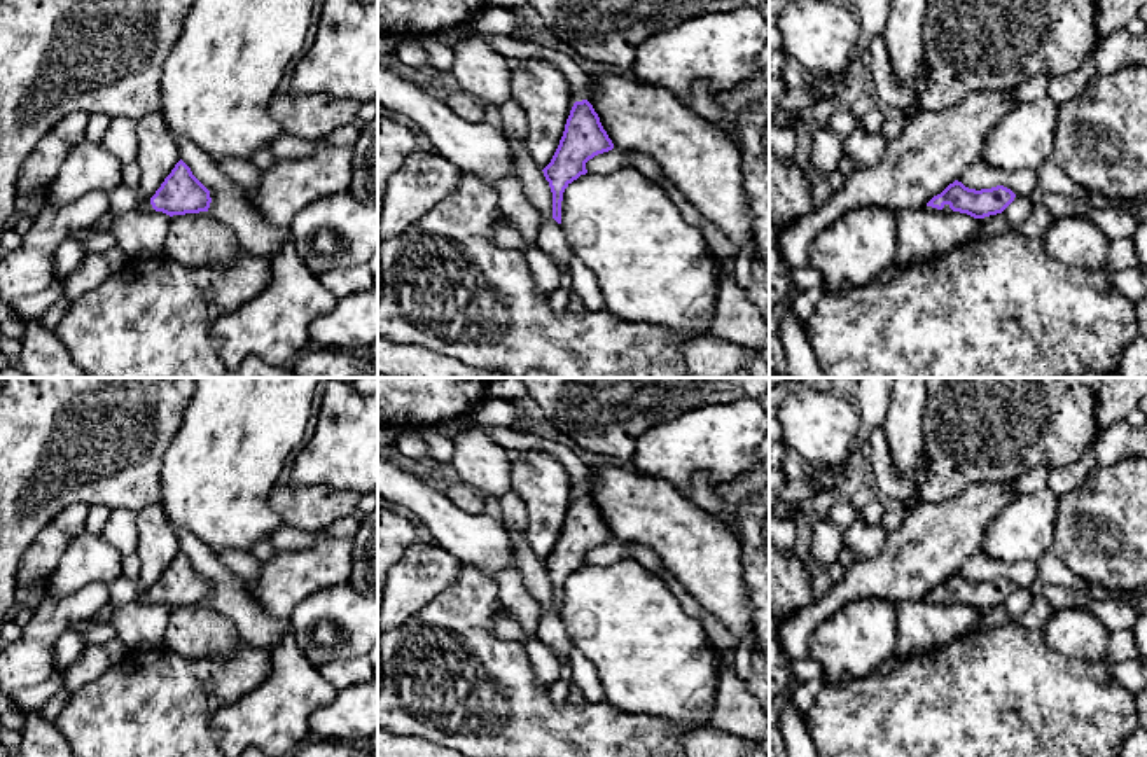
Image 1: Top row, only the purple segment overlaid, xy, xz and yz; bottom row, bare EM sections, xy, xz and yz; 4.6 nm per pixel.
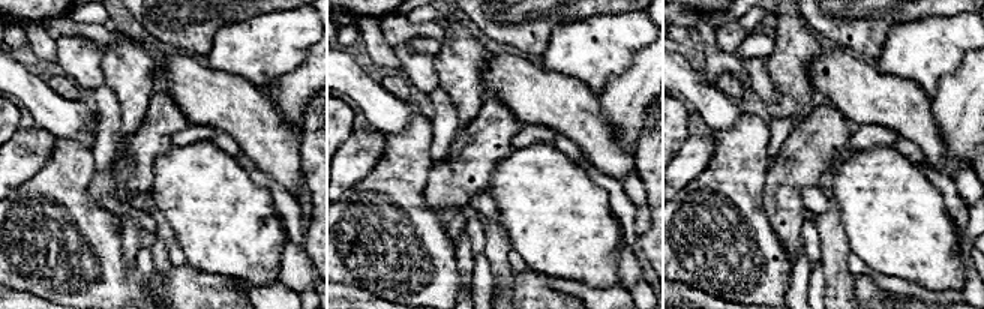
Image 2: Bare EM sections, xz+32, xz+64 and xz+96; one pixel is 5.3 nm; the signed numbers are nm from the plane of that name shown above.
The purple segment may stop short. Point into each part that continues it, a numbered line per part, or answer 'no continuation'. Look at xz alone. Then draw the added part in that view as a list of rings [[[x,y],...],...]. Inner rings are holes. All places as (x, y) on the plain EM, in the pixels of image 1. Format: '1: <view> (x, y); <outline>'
no continuation

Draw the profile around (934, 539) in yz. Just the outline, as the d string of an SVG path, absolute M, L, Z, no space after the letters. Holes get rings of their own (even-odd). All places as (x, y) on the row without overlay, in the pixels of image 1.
M979 483L946 504L923 502L907 510L902 524L888 533L885 549L876 558L857 559L841 582L780 622L778 638L787 659L810 657L813 631L852 601L881 598L900 605L906 600L927 598L934 587L958 572L969 556L981 551L988 524L1016 498L1011 486L1012 483Z

